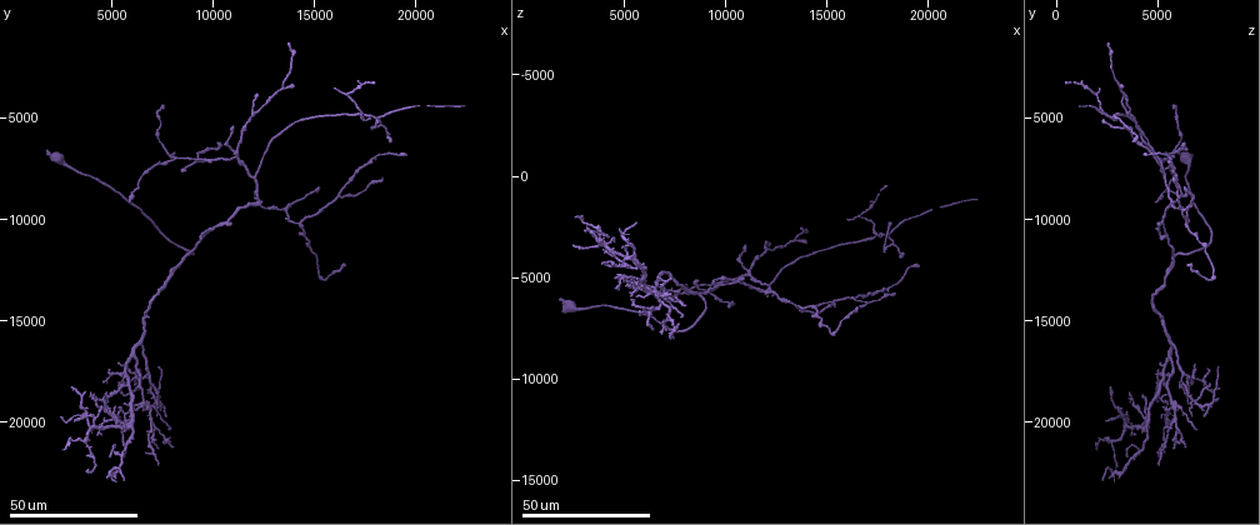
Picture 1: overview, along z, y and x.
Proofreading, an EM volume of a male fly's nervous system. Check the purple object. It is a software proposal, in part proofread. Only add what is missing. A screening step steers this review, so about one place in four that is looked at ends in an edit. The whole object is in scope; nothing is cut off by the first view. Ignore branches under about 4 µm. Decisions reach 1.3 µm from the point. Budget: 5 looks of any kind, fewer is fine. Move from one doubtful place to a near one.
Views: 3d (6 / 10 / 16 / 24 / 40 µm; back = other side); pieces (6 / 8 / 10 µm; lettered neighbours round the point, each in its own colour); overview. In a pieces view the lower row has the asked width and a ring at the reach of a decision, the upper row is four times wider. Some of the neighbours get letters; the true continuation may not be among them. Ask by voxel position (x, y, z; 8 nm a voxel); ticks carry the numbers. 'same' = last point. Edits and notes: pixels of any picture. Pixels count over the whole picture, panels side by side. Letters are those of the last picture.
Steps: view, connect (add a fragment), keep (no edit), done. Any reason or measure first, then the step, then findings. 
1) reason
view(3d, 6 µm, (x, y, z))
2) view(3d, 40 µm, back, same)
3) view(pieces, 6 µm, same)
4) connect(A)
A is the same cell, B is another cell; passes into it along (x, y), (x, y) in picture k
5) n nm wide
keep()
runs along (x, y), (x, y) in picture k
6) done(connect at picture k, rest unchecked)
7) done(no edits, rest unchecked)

branch stops here
view(3d, 40 µm, (4500, 19200, 3000))

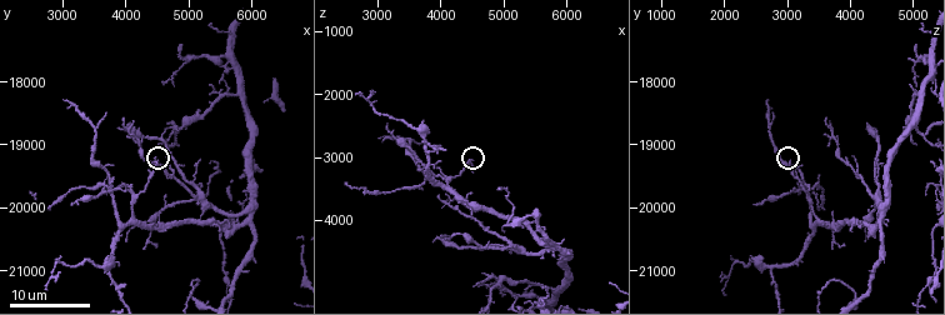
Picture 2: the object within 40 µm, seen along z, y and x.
view(pieces, 8 µm, (4500, 19250, 3050))

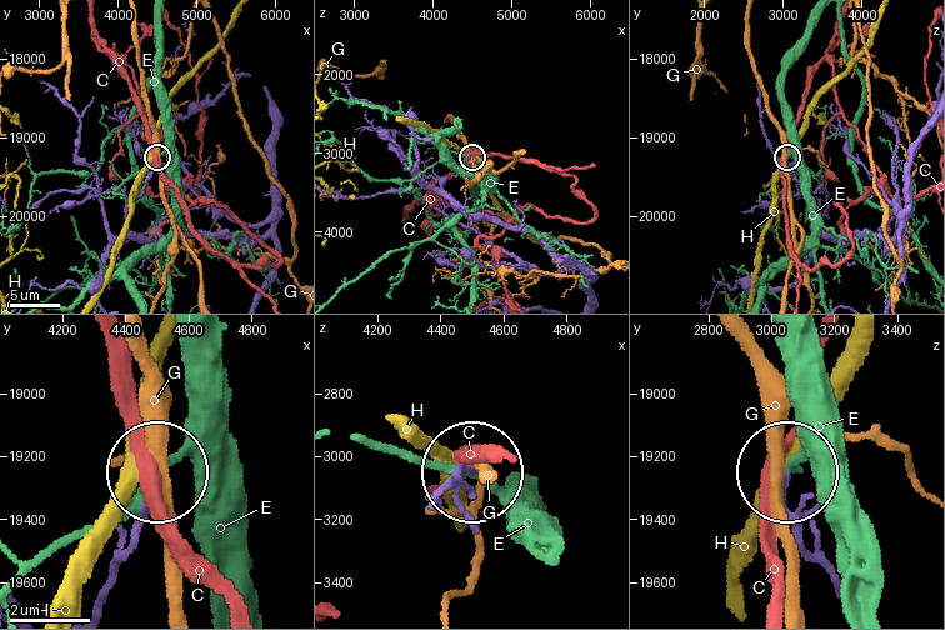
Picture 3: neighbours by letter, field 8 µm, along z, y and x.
keep()
C, E, G and H are other cells; no lettered fragment goes on from it

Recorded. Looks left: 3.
free end
view(3d, 24 µm, (10900, 10200, 5100))

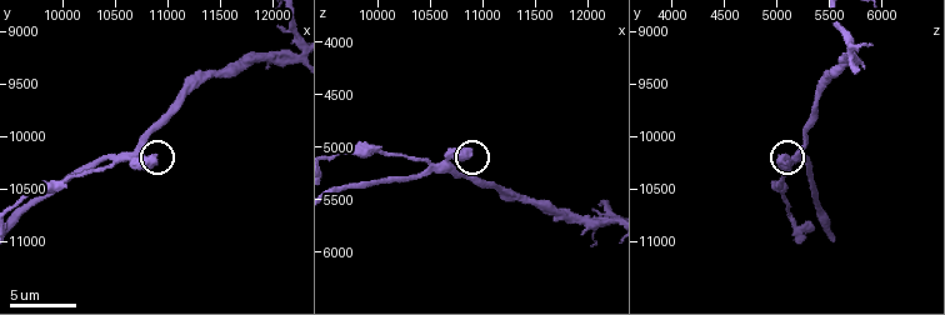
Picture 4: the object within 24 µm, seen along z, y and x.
see the neighbours
view(pieces, 10 µm, (10880, 10220, 5020))

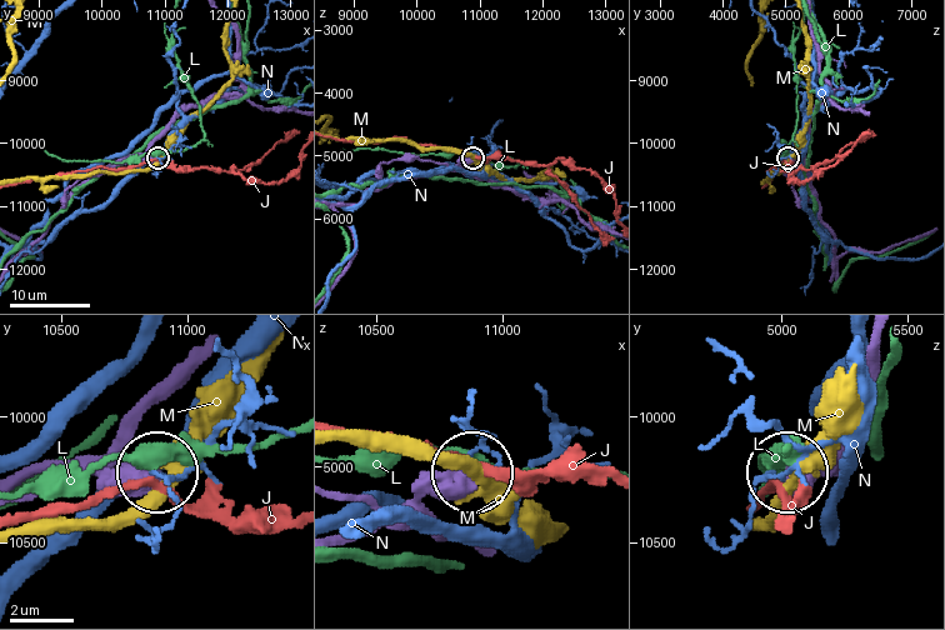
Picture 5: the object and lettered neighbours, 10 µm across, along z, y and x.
keep()
J, L, M and N are other cells; no lettered fragment goes on from it

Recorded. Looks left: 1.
done(no edits, rest unchecked)

